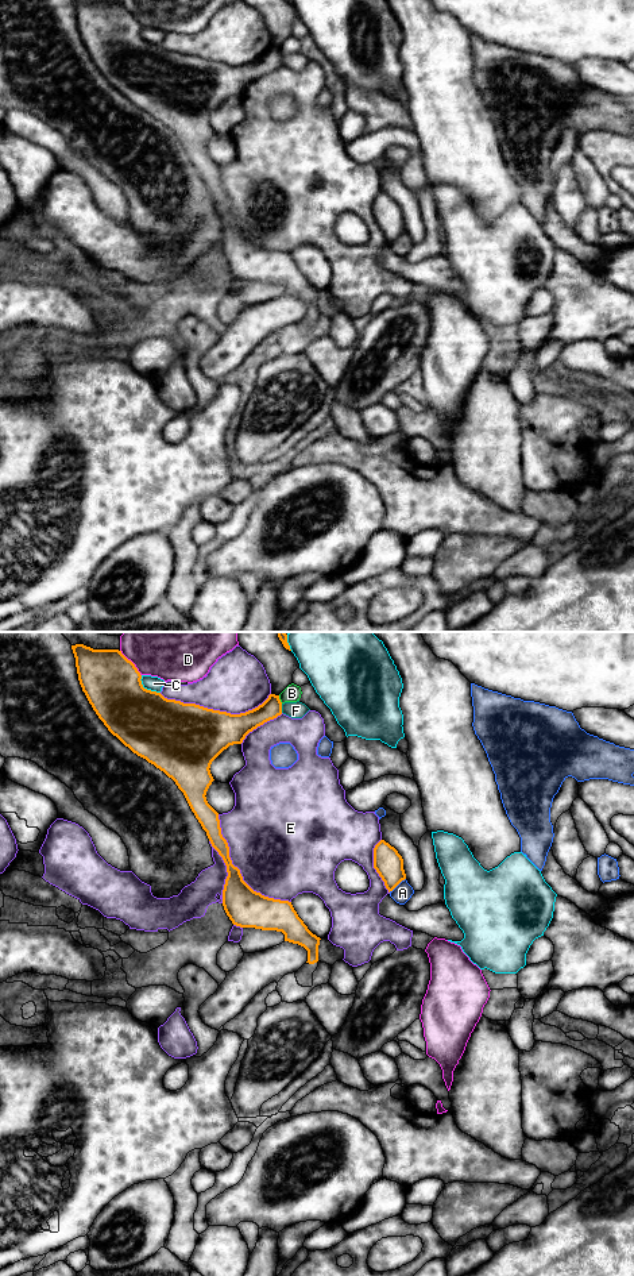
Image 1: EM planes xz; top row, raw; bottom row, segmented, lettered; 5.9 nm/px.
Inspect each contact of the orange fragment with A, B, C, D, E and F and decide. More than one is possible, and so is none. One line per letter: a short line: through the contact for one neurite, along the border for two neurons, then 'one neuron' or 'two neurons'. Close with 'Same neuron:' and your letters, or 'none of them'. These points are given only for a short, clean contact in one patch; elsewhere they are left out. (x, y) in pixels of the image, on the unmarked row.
A: two neurons
B: two neurons
C: two neurons
D: two neurons
E: two neurons
F: two neurons
Same neuron: none of them

